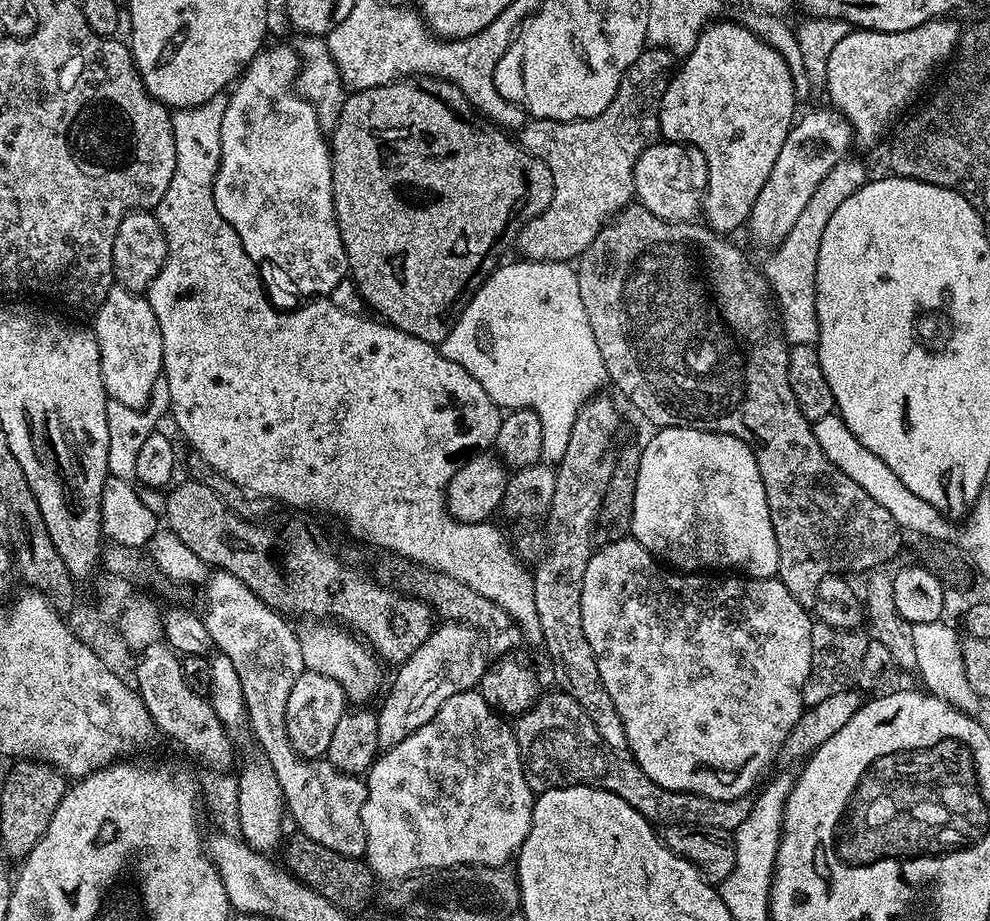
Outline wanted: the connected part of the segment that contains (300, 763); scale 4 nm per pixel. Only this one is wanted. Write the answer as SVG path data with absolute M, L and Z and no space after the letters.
M213 571L207 577L206 583L208 585L204 588L204 612L202 611L204 625L212 638L215 651L230 658L230 662L234 662L234 670L238 670L238 682L242 682L247 727L252 727L252 736L264 751L261 752L263 759L267 760L268 765L276 772L280 788L284 792L287 811L300 827L297 829L314 842L322 842L322 846L338 854L363 857L366 838L360 821L360 807L364 804L365 781L360 776L347 776L340 772L327 758L301 758L286 734L286 702L290 698L290 690L294 690L294 682L298 682L298 678L306 671L302 650L299 648L297 629L292 629L287 624L289 621L281 613L275 612L269 604L262 602L242 581L234 578L229 572Z

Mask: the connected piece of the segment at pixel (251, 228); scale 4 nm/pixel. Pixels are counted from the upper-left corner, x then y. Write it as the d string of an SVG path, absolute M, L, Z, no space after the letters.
M287 43L276 44L265 47L257 56L250 61L244 69L240 79L236 81L231 89L232 96L227 97L228 105L222 114L222 150L220 151L220 165L216 171L216 177L212 183L212 193L214 194L214 206L230 226L238 234L246 254L257 262L265 260L268 264L273 264L276 268L281 268L288 275L288 280L300 292L305 292L308 298L324 298L339 286L349 275L348 255L342 242L340 227L336 221L336 211L334 210L334 190L332 189L332 154L326 134L320 128L320 123L316 117L316 112L312 108L312 103L305 100L298 94L297 80L300 75L300 59L298 54Z

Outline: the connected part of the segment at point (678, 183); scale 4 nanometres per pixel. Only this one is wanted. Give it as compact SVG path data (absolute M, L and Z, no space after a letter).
M653 142L649 148L644 148L634 162L634 196L650 214L658 214L663 220L677 222L692 222L701 215L704 202L704 191L708 188L708 166L702 162L702 157L697 149L683 144L671 142Z

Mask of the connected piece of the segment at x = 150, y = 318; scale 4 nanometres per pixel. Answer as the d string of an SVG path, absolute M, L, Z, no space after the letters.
M114 286L106 294L106 302L102 302L102 306L94 313L94 320L102 366L102 382L108 392L108 399L122 402L122 406L143 409L147 405L144 403L151 398L152 391L156 388L156 380L158 384L164 371L162 330L158 330L158 318L154 318L154 310L143 295L131 292L129 288Z

